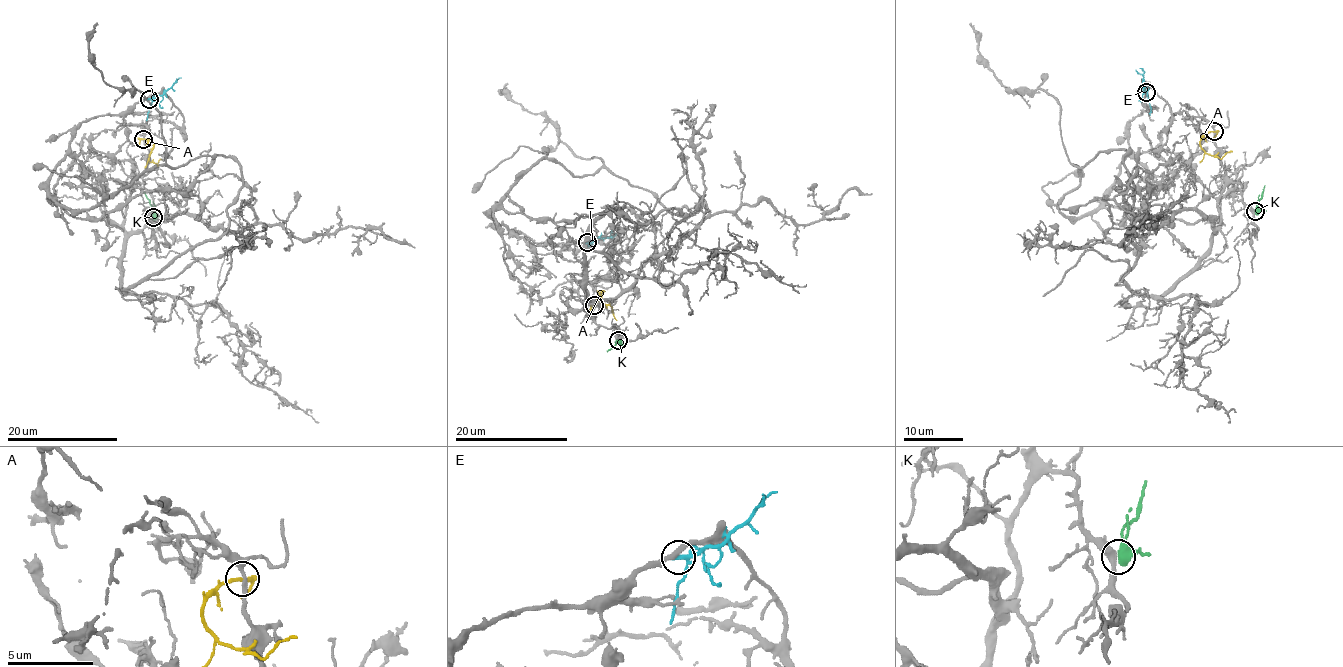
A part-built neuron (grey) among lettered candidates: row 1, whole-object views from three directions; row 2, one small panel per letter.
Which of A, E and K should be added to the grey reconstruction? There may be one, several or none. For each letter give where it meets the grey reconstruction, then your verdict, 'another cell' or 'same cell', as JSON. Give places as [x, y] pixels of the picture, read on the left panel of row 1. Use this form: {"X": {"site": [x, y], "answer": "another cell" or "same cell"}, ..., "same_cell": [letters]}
{"A": {"site": [143, 139], "answer": "another cell"}, "E": {"site": [149, 99], "answer": "another cell"}, "K": {"site": [153, 217], "answer": "same cell"}, "same_cell": ["K"]}

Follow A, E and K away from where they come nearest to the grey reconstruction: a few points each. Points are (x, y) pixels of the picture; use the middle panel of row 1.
A: (593, 305), (602, 290), (602, 301), (612, 308), (617, 320)
E: (587, 242), (612, 237), (616, 233)
K: (618, 339), (607, 352)

